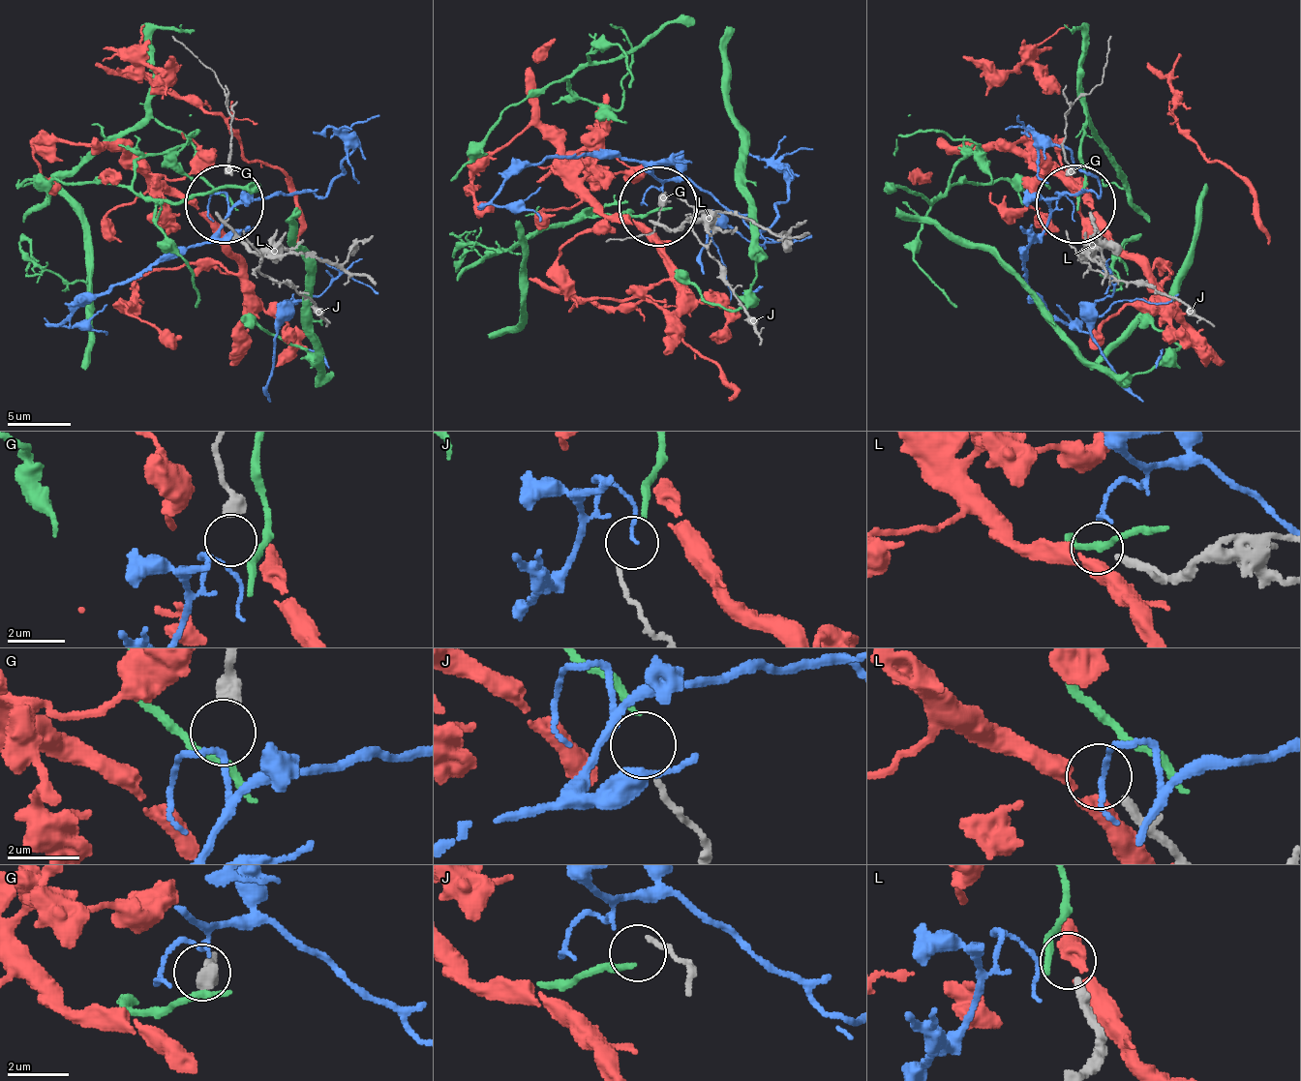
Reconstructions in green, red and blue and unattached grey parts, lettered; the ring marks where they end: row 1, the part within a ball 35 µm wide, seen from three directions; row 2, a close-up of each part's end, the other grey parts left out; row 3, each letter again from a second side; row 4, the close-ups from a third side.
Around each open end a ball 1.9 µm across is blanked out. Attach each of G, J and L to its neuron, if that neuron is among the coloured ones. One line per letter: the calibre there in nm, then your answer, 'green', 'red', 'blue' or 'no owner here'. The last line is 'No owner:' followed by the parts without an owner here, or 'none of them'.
G: calibre 550 nm; blue
J: calibre 150 nm; green
L: calibre 280 nm; no owner here
No owner: L

